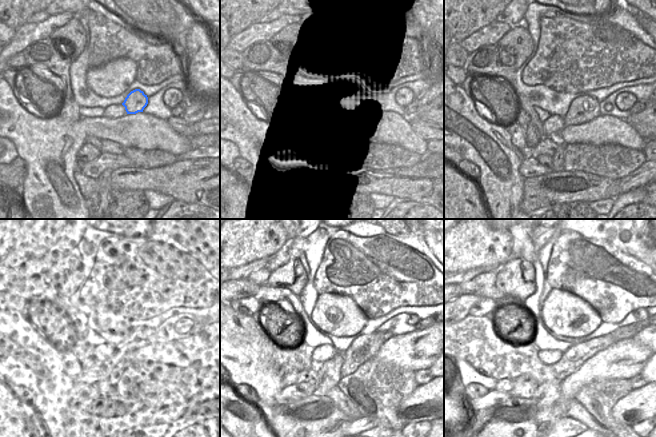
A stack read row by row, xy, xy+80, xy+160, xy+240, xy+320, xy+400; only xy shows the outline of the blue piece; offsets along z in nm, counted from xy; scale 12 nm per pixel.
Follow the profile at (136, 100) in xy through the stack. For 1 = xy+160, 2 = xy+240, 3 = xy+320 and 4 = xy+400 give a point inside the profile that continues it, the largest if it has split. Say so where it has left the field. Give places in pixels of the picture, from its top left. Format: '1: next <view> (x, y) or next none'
1: next xy+160 (580, 109)
2: next xy+240 (128, 345)
3: next xy+320 (329, 372)
4: next xy+400 (547, 394)

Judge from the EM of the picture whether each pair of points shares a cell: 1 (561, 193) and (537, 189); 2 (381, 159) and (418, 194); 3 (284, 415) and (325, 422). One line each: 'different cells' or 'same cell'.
1: same cell
2: different cells
3: same cell

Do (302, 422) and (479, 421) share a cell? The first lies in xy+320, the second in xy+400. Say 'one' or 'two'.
one

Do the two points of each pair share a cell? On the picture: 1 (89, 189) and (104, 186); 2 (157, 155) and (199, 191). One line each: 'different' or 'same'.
1: different
2: different

